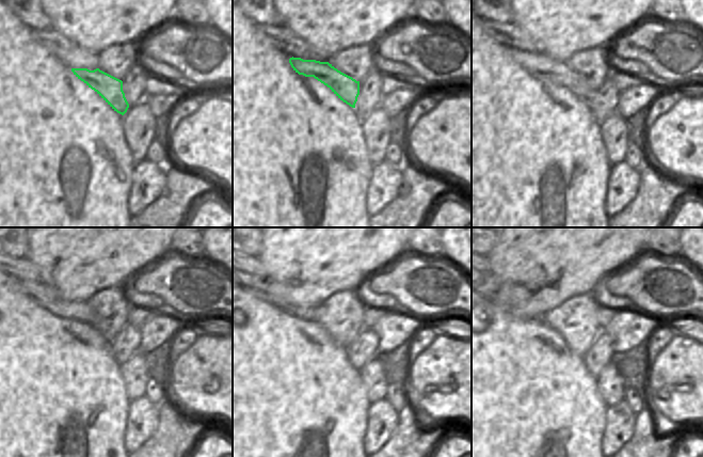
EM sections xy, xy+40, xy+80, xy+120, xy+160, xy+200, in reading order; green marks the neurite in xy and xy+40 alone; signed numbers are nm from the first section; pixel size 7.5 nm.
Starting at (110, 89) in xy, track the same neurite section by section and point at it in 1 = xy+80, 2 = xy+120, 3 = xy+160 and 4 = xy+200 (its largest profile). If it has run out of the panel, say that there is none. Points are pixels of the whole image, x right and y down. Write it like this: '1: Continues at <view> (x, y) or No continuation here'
1: Continues at xy+80 (540, 65)
2: Continues at xy+120 (44, 295)
3: Continues at xy+160 (258, 286)
4: Continues at xy+200 (493, 281).

